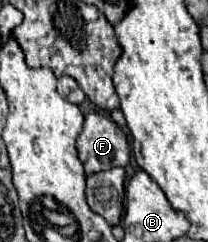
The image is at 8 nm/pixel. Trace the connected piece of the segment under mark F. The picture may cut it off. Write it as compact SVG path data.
M93 111L85 117L83 131L77 137L77 153L85 175L125 167L129 163L127 135L107 113Z

